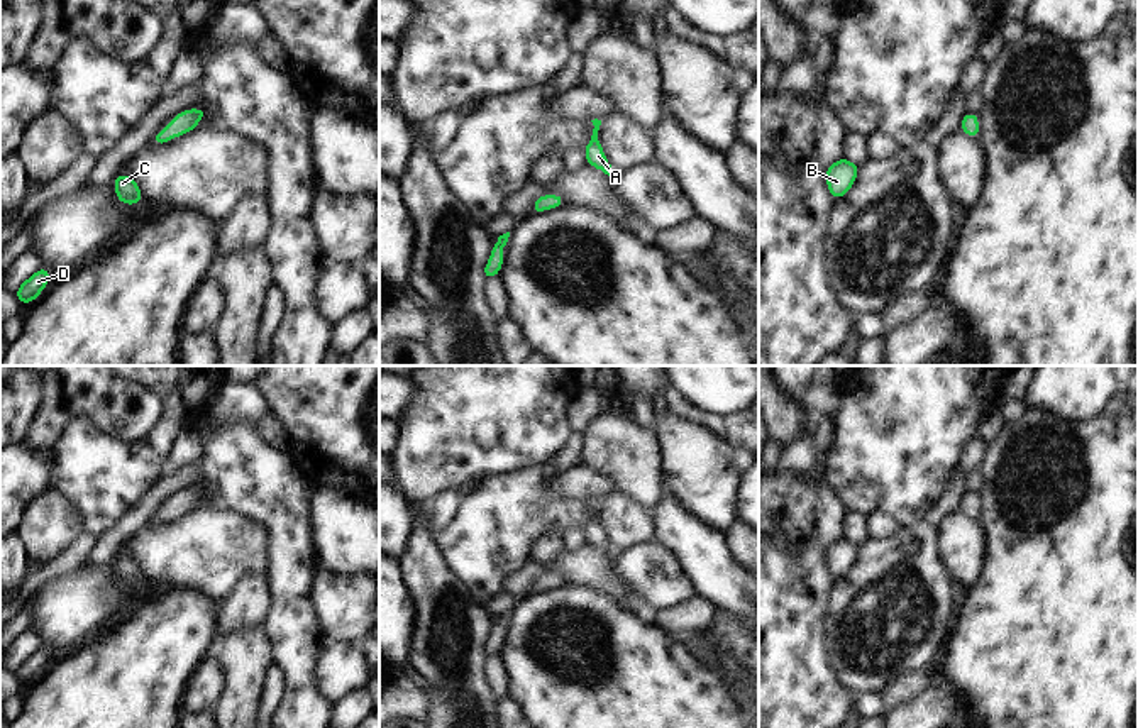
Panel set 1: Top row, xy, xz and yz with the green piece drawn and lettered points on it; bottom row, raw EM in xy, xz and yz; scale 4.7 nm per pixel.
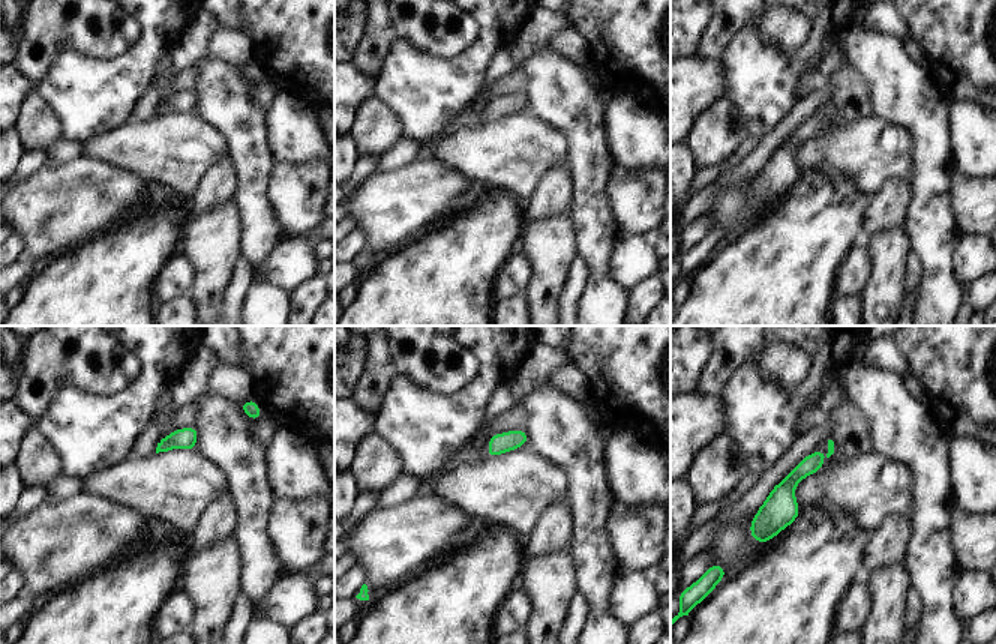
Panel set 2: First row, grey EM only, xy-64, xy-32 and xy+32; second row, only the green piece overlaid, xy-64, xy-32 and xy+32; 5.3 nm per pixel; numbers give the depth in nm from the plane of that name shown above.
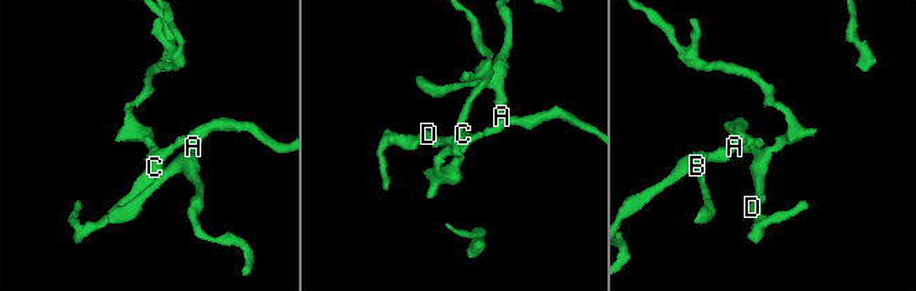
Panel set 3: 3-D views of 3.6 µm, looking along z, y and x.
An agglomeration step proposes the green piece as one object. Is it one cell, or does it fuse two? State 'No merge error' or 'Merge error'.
No merge error

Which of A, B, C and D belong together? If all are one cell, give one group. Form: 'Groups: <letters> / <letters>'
Groups: A B C D

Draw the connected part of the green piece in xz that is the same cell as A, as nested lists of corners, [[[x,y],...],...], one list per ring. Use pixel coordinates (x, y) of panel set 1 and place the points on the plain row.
[[[594,498],[591,501],[594,505],[593,515],[591,515],[591,520],[583,528],[583,532],[586,535],[586,543],[603,550],[608,555],[613,555],[611,543],[606,540],[606,533],[598,518],[598,510],[599,510],[601,499]]]

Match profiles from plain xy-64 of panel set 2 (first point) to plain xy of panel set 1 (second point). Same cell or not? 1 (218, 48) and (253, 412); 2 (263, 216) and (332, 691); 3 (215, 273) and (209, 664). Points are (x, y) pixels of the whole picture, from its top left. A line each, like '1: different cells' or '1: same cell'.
1: different cells
2: different cells
3: different cells

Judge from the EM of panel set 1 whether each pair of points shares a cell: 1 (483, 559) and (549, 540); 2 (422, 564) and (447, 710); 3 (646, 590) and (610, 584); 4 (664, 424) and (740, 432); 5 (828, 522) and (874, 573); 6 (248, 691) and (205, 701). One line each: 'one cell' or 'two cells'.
1: two cells
2: one cell
3: two cells
4: two cells
5: two cells
6: two cells

